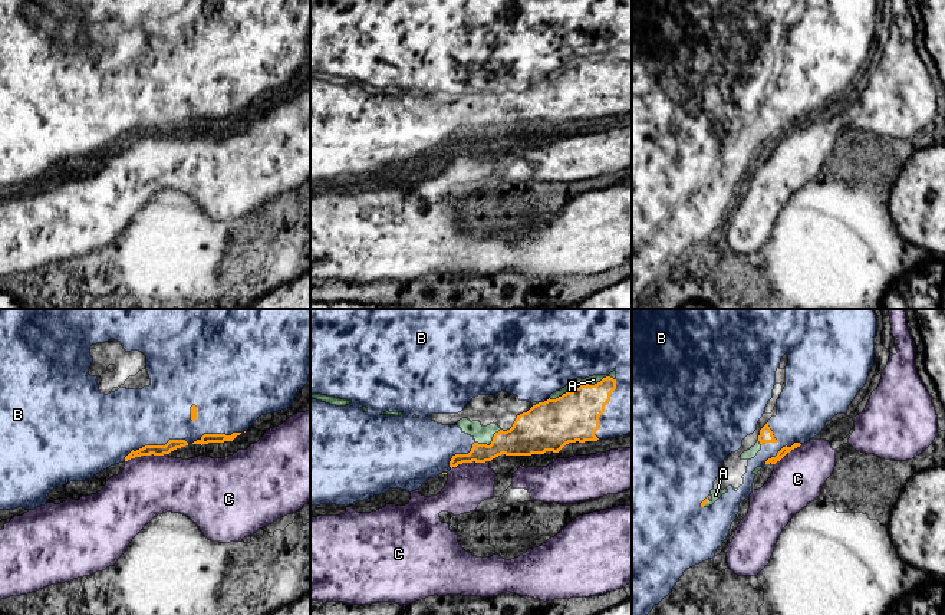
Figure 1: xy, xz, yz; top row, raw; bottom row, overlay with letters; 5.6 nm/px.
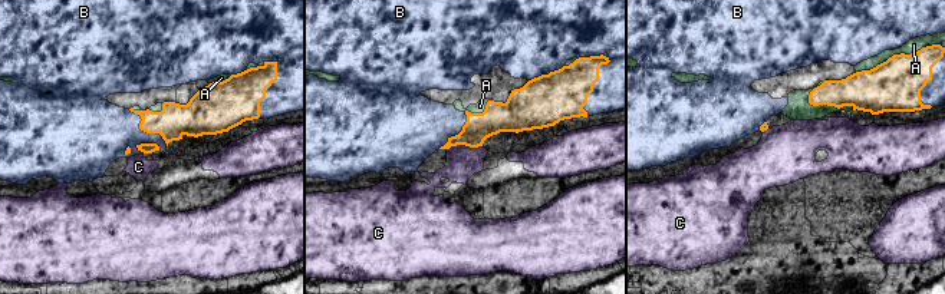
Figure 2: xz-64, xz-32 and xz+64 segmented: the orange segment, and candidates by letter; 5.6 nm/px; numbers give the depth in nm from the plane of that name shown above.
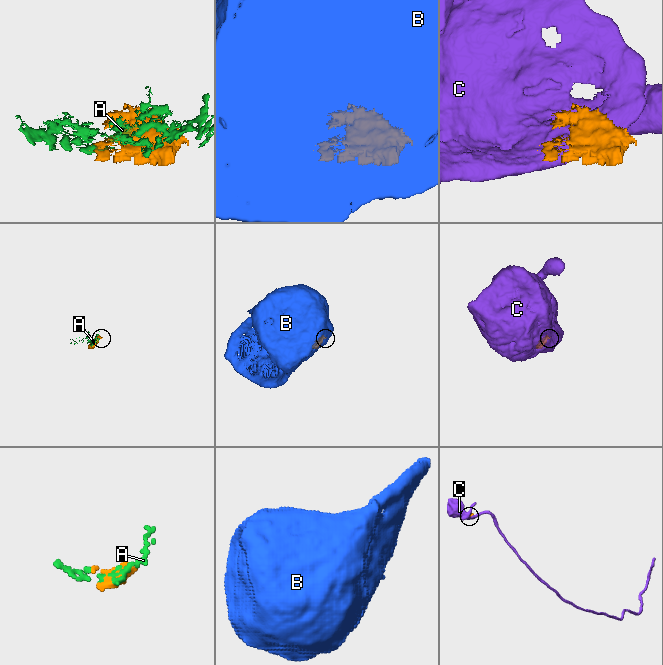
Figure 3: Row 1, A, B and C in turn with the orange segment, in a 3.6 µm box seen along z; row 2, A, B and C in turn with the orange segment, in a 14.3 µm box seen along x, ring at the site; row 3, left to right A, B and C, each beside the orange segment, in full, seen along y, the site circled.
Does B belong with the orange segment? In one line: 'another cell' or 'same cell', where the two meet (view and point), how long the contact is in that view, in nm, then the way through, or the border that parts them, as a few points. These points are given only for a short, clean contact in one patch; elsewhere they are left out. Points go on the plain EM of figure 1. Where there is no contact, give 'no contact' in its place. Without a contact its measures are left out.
another cell; meets orange in xy at (155, 124); contact 380 nm long

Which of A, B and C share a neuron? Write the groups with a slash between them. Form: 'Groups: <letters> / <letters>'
Groups: A B / C

